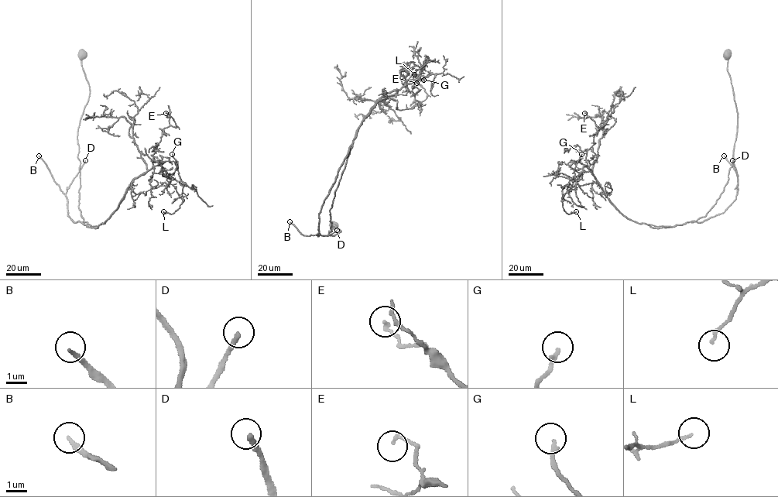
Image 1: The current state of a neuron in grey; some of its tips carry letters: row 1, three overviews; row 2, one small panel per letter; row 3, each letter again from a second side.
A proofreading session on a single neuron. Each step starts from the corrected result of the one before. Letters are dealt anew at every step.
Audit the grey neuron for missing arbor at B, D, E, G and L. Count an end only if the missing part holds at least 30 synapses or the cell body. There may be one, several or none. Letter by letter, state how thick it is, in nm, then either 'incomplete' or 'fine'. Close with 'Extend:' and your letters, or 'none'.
B: 200 nm thick; incomplete
D: 200 nm thick; incomplete
E: 150 nm thick; fine
G: 200 nm thick; fine
L: 130 nm thick; fine
Extend: B, D

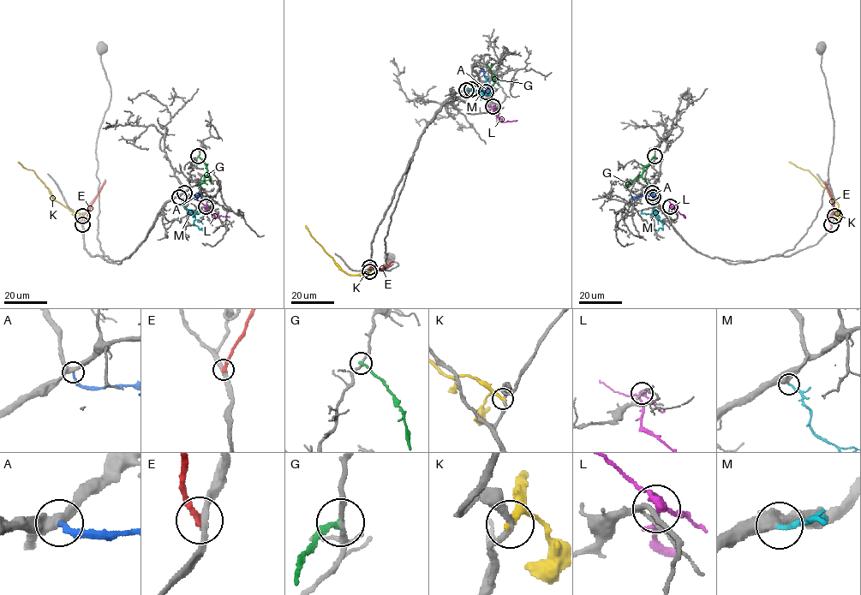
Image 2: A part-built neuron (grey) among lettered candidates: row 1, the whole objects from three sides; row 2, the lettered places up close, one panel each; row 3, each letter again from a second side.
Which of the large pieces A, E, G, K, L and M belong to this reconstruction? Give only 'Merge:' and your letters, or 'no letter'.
Merge: M

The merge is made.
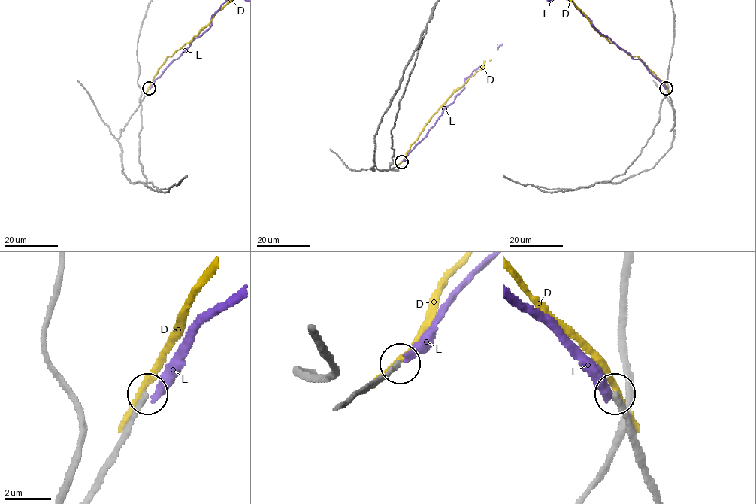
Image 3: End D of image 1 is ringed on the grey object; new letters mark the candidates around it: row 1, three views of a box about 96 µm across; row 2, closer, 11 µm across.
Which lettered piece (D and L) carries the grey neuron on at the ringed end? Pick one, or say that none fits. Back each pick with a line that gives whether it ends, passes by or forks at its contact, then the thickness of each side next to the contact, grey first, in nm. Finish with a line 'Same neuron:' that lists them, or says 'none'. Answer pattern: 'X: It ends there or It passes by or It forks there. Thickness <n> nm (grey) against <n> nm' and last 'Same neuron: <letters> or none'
Same neuron: none

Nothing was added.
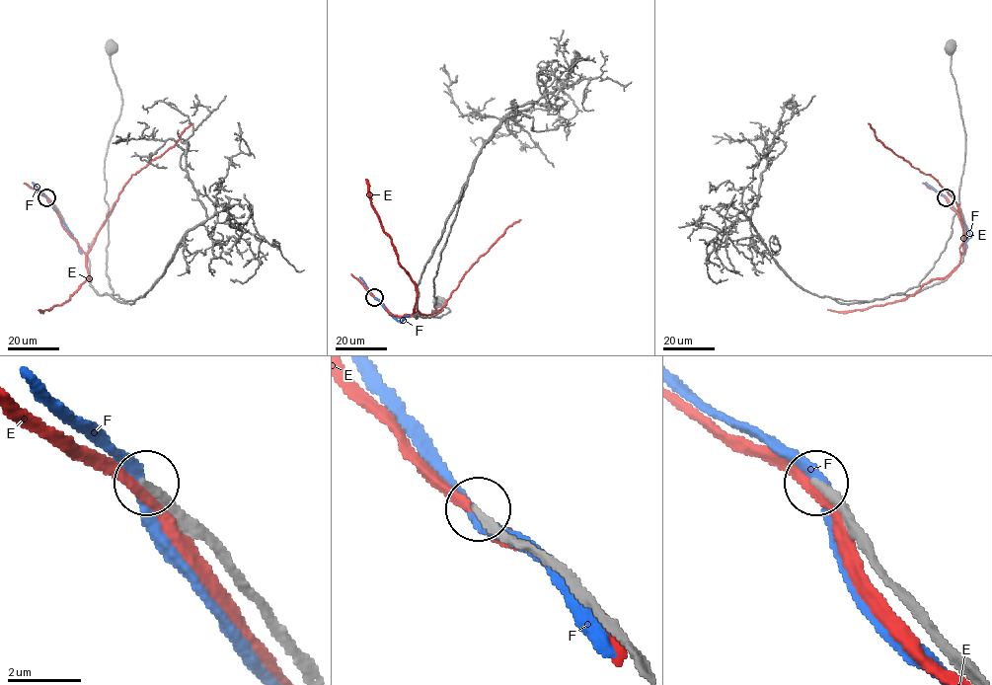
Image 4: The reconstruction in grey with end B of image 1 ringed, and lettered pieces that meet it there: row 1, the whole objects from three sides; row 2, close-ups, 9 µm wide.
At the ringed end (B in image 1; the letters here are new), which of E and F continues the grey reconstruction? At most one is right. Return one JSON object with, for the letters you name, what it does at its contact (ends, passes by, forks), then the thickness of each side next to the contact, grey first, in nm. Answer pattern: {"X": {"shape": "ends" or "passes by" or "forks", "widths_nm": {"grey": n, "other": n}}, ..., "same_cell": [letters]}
{"same_cell": []}

